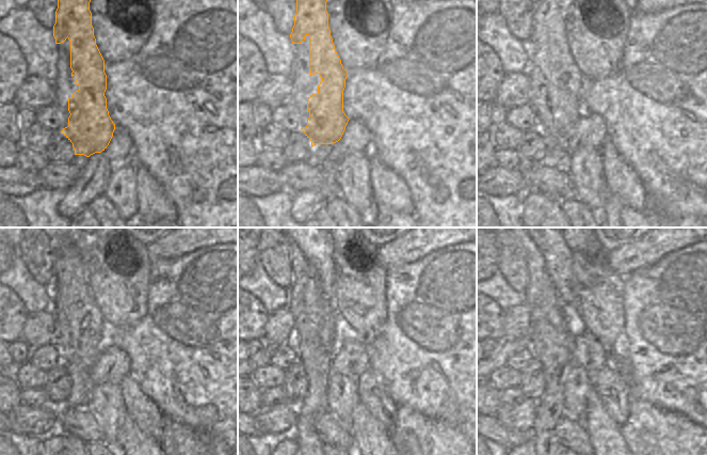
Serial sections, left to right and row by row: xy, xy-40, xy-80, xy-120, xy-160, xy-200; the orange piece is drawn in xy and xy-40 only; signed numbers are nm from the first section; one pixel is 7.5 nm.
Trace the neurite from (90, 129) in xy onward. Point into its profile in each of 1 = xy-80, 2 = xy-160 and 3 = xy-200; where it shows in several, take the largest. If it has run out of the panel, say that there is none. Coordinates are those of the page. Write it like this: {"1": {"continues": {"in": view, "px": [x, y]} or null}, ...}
{"1": {"continues": {"in": "xy-80", "px": [565, 108]}}, "2": {"continues": {"in": "xy-160", "px": [325, 338]}}, "3": {"continues": {"in": "xy-200", "px": [563, 334]}}}

